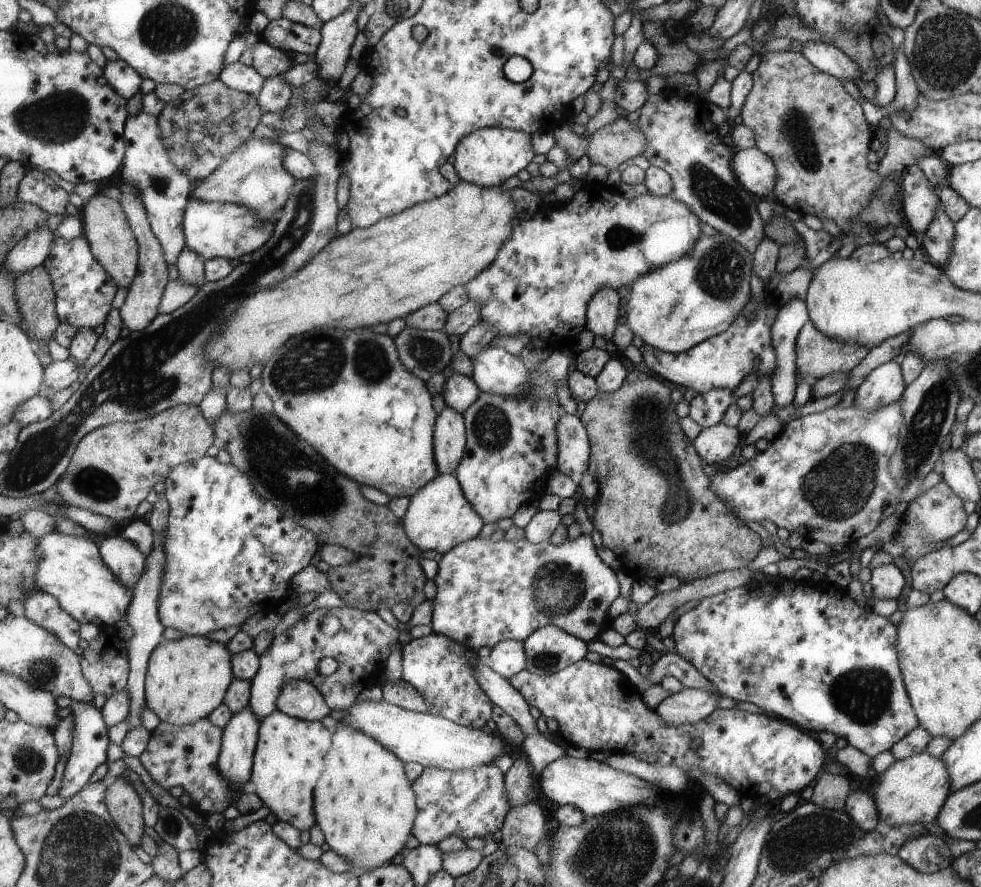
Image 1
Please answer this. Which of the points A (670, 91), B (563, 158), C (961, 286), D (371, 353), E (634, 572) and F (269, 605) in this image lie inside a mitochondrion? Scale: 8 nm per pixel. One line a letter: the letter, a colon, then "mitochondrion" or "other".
A: other
B: other
C: other
D: mitochondrion
E: other
F: other

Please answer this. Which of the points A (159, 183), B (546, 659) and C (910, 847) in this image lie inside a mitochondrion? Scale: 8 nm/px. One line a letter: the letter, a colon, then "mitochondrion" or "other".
A: mitochondrion
B: mitochondrion
C: other

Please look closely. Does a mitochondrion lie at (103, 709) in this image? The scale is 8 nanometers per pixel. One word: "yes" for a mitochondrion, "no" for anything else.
no

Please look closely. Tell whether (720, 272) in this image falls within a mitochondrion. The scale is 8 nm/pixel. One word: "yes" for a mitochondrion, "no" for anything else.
yes

